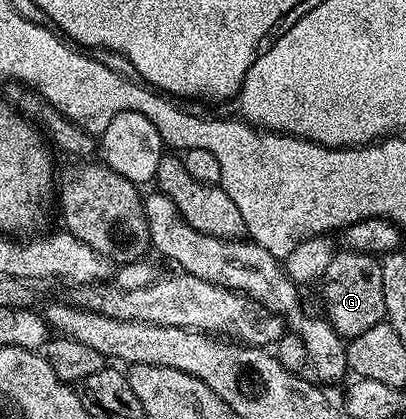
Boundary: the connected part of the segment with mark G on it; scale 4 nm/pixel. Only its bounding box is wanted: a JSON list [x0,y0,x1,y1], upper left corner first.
[323,251,386,339]

